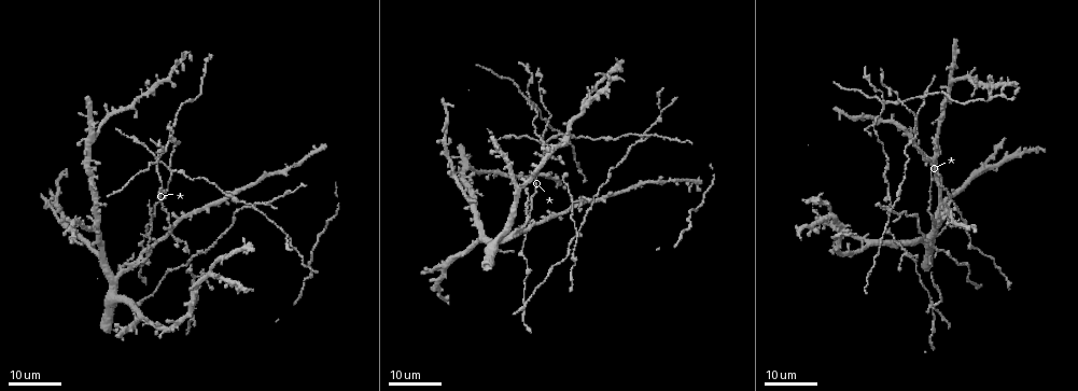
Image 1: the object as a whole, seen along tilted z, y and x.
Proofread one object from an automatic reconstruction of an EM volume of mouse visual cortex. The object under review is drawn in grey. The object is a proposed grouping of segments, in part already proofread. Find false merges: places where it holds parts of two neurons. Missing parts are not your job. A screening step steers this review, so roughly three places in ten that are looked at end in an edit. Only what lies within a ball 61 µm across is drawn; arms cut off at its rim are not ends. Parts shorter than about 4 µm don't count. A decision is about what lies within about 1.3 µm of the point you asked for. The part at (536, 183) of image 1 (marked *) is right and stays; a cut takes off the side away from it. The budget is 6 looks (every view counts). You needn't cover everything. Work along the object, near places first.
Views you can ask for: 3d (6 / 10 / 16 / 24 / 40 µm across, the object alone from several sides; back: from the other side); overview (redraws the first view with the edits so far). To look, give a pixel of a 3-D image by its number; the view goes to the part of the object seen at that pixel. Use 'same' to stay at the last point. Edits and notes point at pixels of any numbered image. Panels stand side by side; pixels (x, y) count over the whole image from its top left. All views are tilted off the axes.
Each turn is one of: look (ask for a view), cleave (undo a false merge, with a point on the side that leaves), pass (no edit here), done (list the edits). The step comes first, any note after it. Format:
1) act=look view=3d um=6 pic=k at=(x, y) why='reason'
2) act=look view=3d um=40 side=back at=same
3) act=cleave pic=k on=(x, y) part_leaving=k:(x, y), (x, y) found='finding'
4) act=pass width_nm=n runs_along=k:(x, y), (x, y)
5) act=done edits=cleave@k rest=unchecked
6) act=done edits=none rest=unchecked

act=look view=3d um=24 pic=1 at=(158, 160) why='looks like a crossing'

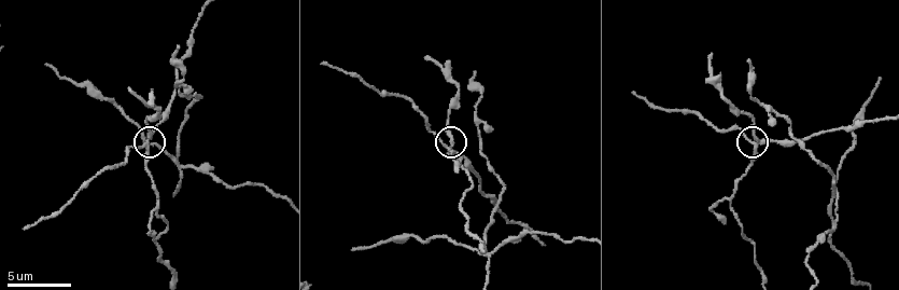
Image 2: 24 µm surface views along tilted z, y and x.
act=look view=3d um=6 pic=2 at=(148, 139)

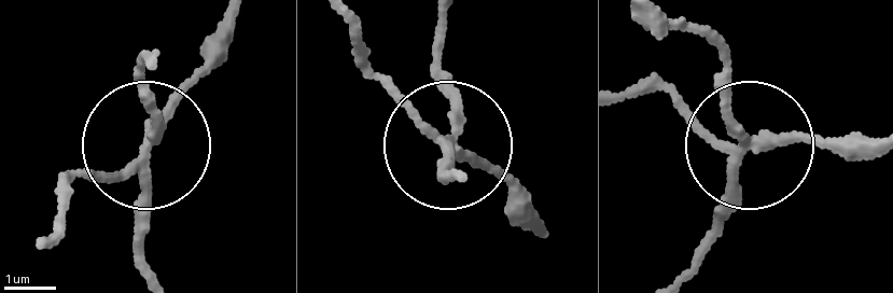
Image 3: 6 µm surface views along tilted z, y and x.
act=cleave pic=3 on=(97, 176) part_leaving=3:(148, 142), (215, 22) found='two neurons meet here'

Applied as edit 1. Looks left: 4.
act=look view=3d um=10 pic=2 at=(179, 166) why='four-way junction'

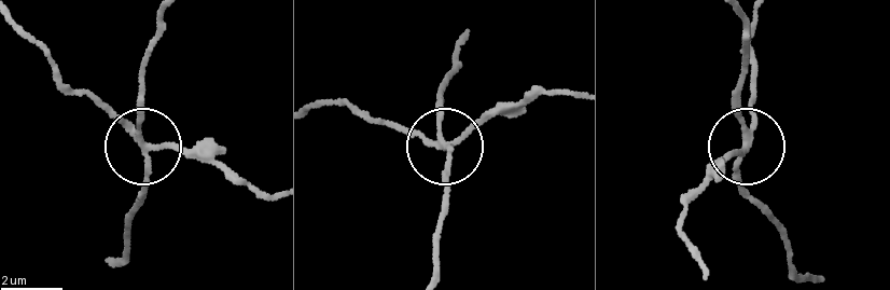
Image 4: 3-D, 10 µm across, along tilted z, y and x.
act=cleave pic=4 on=(111, 110) part_leaving=4:(147, 143), (214, 156), (270, 196) found='a second neuron is stuck on'

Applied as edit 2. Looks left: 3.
act=look view=3d um=24 pic=1 at=(268, 203) why='a fork'

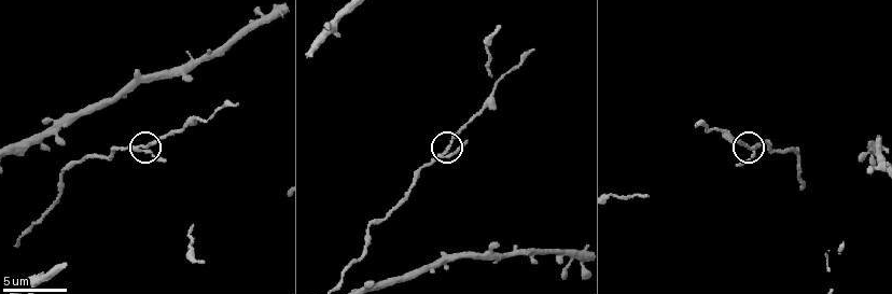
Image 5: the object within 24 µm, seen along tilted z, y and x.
act=look view=3d um=6 pic=5 at=(144, 145)

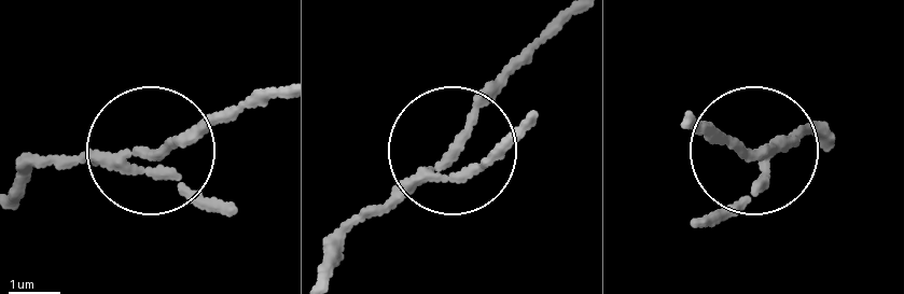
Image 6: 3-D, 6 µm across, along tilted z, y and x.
act=look view=3d um=6 side=back pic=6 at=(456, 151)

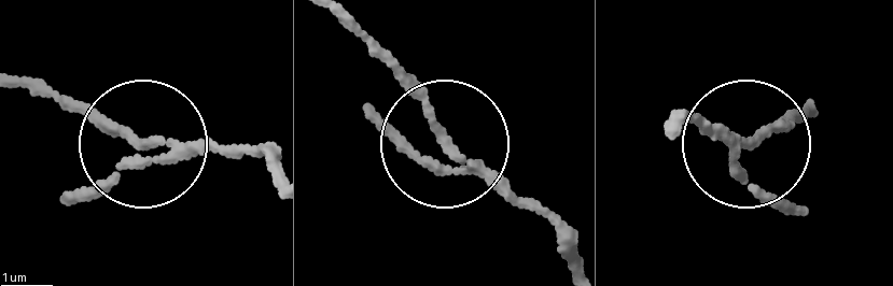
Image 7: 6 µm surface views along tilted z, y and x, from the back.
act=pass arms=3 runs_along=7:(574, 260), (529, 205), (454, 158), (359, 33) found='continuous, no second neuron'

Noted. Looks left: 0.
act=done edits=cleave@3,cleave@4 rest=unchecked

